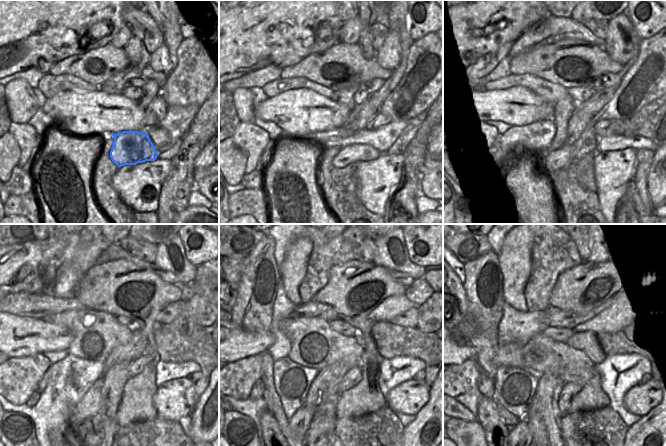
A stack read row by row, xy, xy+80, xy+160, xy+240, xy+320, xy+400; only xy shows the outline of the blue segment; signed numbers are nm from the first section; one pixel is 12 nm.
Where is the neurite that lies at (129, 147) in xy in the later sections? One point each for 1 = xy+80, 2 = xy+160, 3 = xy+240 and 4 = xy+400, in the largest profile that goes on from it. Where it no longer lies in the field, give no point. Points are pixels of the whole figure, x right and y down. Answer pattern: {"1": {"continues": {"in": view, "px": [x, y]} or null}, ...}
{"1": {"continues": {"in": "xy+80", "px": [349, 154]}}, "2": {"continues": {"in": "xy+160", "px": [559, 159]}}, "3": {"continues": {"in": "xy+240", "px": [90, 403]}}, "4": {"continues": {"in": "xy+400", "px": [521, 427]}}}

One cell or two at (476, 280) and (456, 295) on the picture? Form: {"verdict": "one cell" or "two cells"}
{"verdict": "two cells"}

